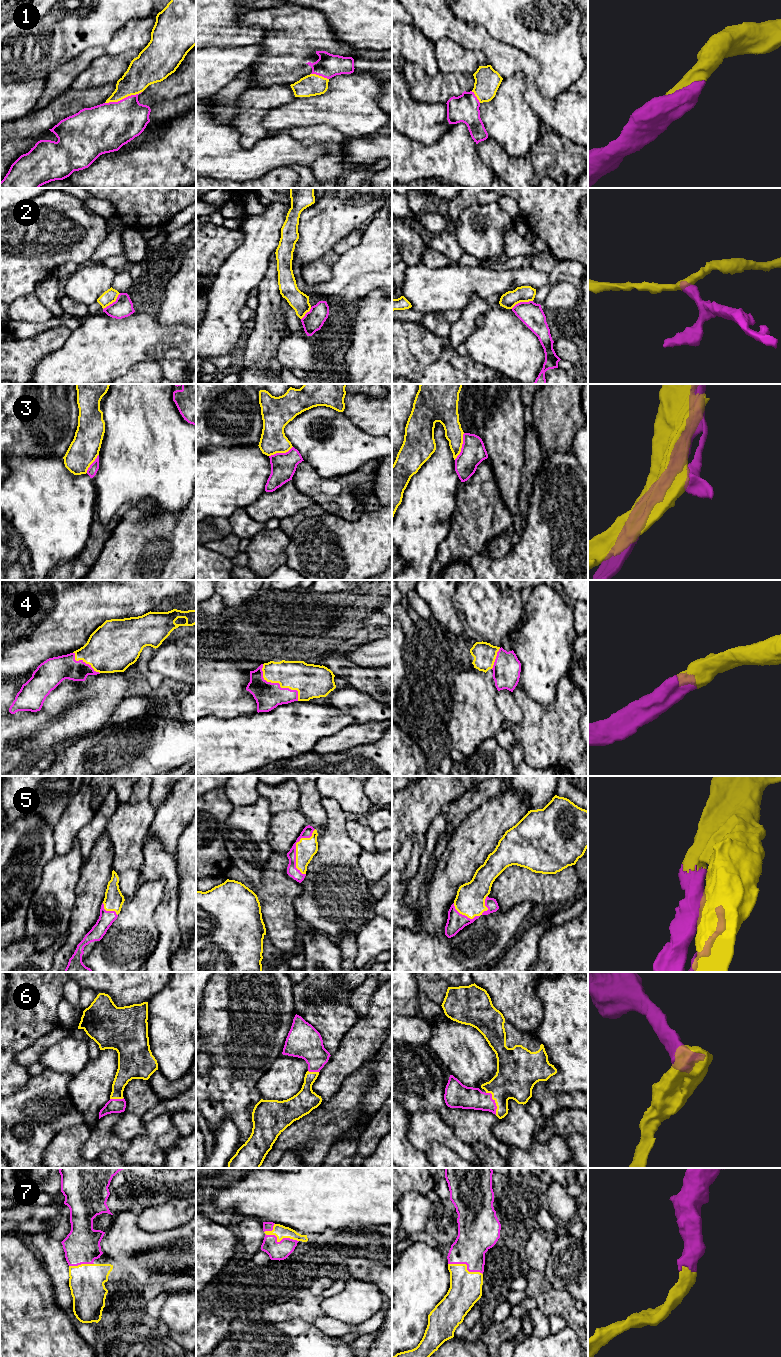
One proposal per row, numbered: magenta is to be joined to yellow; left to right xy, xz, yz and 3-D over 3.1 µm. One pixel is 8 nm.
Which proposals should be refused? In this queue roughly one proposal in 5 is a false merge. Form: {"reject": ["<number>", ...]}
{"reject": ["2", "3"]}

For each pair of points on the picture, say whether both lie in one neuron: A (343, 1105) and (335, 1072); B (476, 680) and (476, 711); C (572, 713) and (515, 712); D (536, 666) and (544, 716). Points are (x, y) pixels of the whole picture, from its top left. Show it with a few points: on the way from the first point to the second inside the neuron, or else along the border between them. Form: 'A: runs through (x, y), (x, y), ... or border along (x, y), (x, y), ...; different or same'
A: border along (355, 1070), (323, 1104); different
B: runs through (476, 688), (476, 703); same
C: border along (512, 692), (523, 718), (511, 725); different
D: border along (557, 687), (548, 705), (523, 691); different

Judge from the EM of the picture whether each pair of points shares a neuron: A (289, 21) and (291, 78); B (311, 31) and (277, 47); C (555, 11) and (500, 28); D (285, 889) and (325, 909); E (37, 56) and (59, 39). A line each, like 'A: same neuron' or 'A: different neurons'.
A: same neuron
B: same neuron
C: same neuron
D: different neurons
E: same neuron

